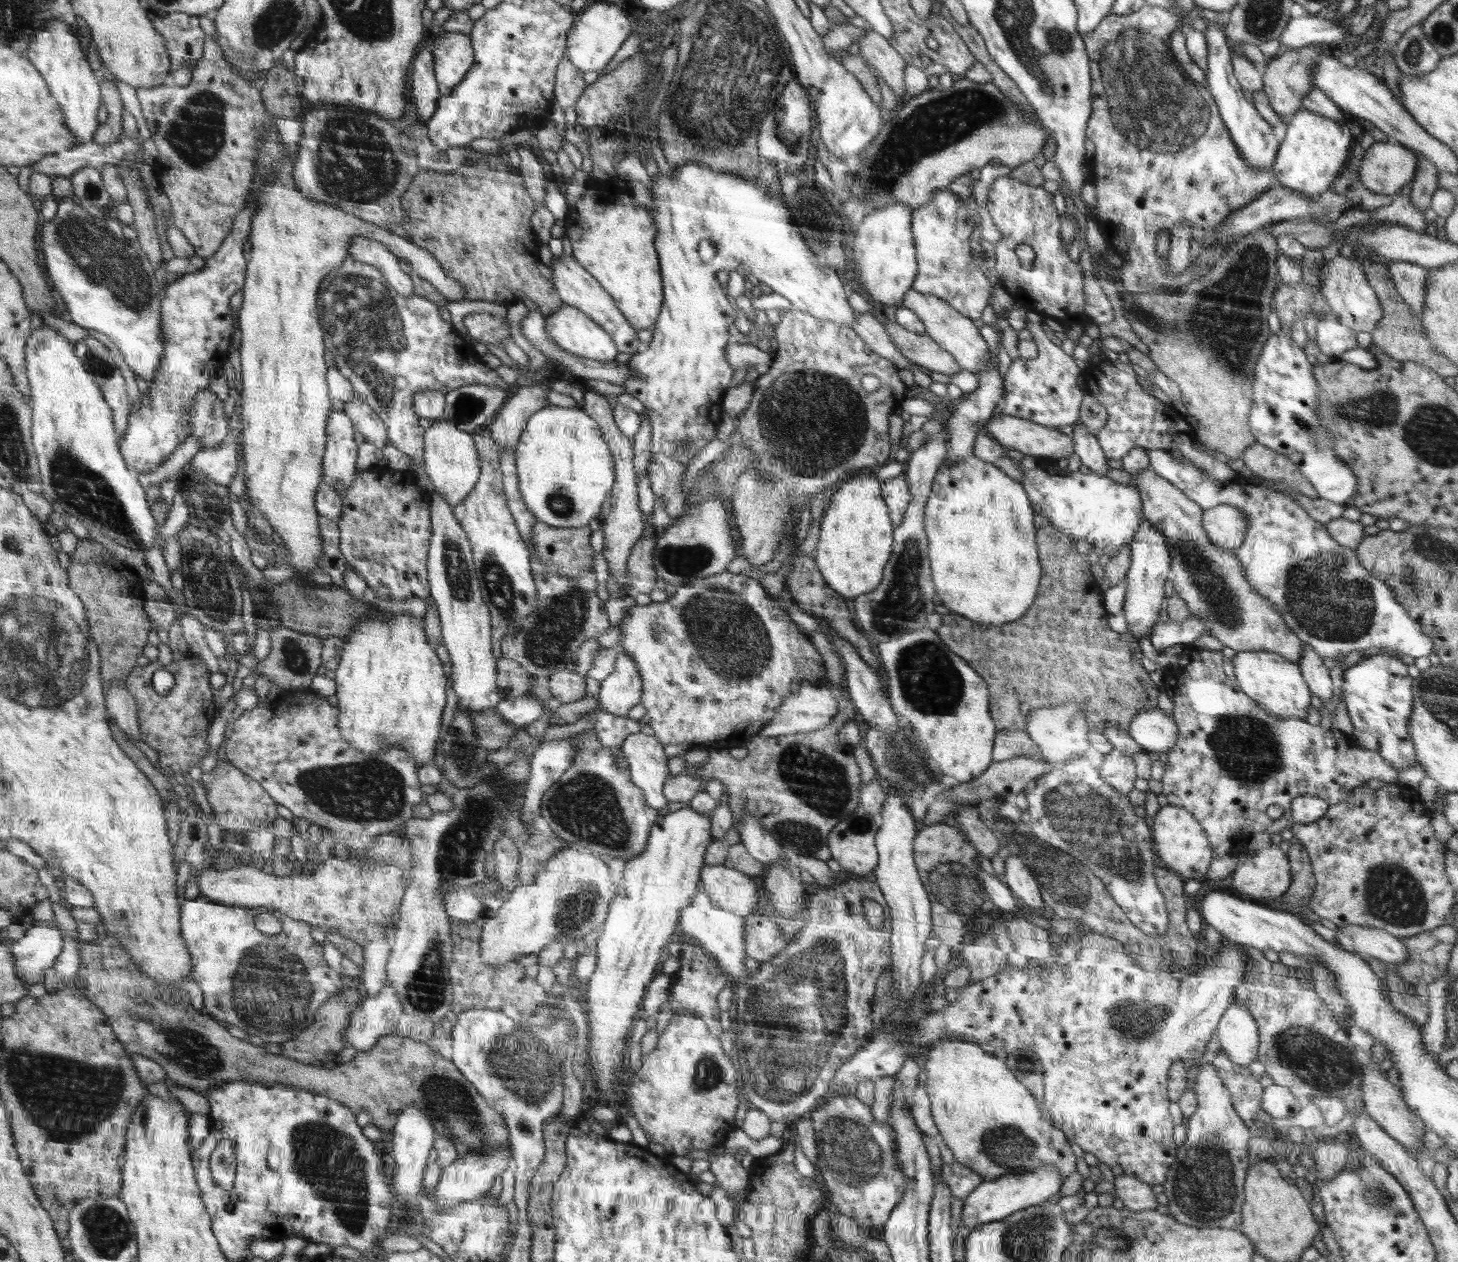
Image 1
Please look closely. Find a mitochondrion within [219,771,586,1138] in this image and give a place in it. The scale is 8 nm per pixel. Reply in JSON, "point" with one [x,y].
{"point":[276,986]}

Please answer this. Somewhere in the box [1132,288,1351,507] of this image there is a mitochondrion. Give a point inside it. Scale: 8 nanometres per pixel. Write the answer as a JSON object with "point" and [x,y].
{"point":[1300,422]}

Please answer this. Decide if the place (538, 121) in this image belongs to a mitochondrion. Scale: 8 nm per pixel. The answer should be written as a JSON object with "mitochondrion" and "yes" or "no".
{"mitochondrion":"no"}

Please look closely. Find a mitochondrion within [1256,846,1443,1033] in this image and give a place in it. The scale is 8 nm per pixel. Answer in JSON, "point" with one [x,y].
{"point":[1393,895]}

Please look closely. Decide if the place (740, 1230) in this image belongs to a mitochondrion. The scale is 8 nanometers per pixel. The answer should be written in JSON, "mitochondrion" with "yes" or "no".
{"mitochondrion":"no"}

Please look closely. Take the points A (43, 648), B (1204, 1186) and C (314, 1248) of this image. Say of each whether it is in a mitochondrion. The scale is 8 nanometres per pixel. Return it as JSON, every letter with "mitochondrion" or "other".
{"A":"mitochondrion","B":"mitochondrion","C":"other"}

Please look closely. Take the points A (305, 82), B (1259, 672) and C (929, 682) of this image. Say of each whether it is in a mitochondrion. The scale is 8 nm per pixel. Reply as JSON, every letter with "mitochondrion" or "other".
{"A":"other","B":"other","C":"mitochondrion"}

